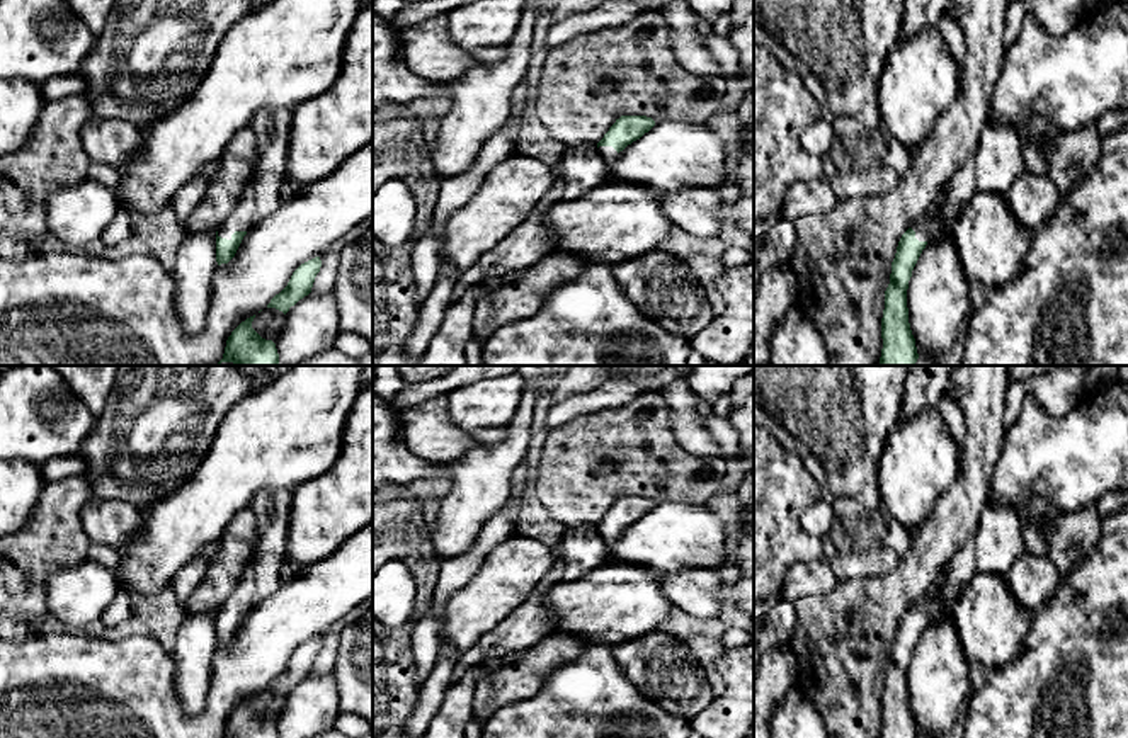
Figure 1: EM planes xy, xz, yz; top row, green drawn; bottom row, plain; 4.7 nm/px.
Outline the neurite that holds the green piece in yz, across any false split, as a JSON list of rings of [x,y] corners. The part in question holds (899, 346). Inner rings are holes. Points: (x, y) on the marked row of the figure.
[[[946,185],[934,206],[919,218],[898,241],[892,262],[890,284],[885,291],[880,366],[915,366],[919,359],[915,338],[909,323],[907,289],[922,250],[944,224],[941,216],[944,197]]]

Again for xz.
[[[621,116],[609,128],[604,138],[597,143],[599,153],[607,168],[612,170],[619,160],[621,151],[640,139],[655,126],[655,121],[647,116]]]

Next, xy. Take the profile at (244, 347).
[[[255,315],[242,321],[228,337],[223,359],[235,366],[279,366],[279,354],[272,340],[262,338],[254,328]]]

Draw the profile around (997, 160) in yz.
[[[990,116],[975,151],[946,185],[941,206],[944,224],[932,240],[951,236],[953,223],[966,202],[978,192],[1007,196],[1024,170],[1023,141],[1016,129]]]

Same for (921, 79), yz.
[[[936,27],[893,43],[878,83],[878,105],[883,124],[903,146],[922,145],[958,94],[960,66]]]

